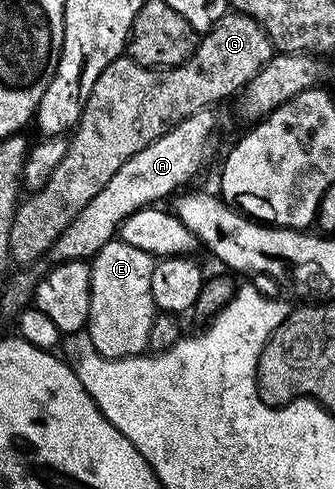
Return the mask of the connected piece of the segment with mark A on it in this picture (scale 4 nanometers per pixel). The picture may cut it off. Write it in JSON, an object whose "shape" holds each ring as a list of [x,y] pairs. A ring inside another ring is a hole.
{"shape":[[[213,108],[201,109],[193,113],[188,119],[184,119],[176,127],[167,129],[160,139],[148,143],[144,151],[136,151],[112,179],[85,207],[72,219],[70,225],[64,227],[62,234],[54,240],[48,257],[51,262],[81,261],[93,259],[109,241],[115,240],[118,228],[122,221],[128,219],[137,209],[153,206],[161,197],[169,193],[177,194],[198,172],[202,169],[206,157],[210,156],[213,149],[213,141],[209,138],[218,129],[218,117]]]}

